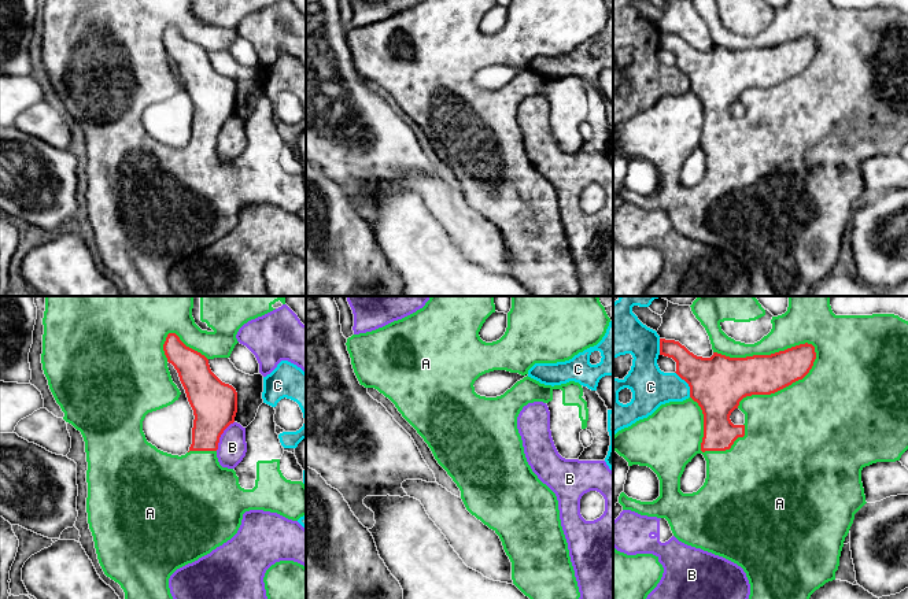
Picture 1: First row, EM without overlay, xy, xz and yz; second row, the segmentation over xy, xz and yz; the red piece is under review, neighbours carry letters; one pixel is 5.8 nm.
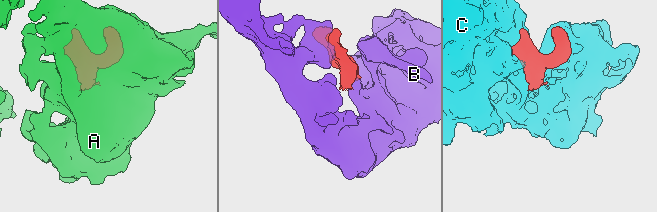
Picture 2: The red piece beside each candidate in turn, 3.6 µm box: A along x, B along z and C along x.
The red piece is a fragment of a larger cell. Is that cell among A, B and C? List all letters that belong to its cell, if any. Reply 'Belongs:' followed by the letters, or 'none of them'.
Belongs: A

